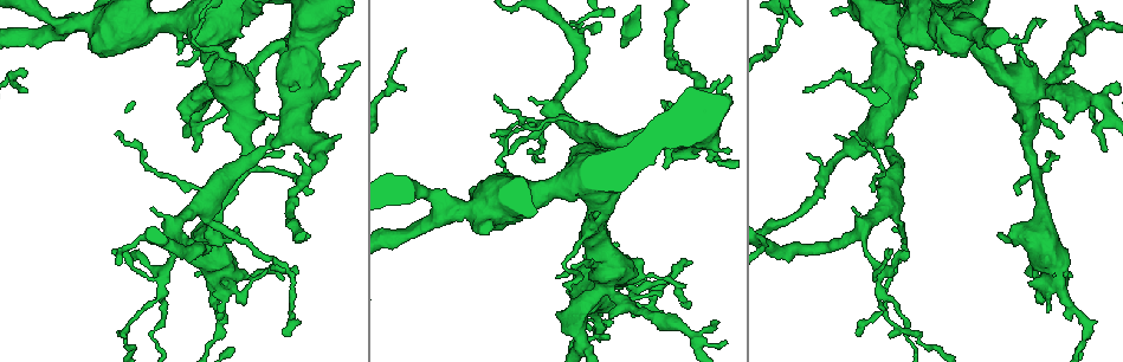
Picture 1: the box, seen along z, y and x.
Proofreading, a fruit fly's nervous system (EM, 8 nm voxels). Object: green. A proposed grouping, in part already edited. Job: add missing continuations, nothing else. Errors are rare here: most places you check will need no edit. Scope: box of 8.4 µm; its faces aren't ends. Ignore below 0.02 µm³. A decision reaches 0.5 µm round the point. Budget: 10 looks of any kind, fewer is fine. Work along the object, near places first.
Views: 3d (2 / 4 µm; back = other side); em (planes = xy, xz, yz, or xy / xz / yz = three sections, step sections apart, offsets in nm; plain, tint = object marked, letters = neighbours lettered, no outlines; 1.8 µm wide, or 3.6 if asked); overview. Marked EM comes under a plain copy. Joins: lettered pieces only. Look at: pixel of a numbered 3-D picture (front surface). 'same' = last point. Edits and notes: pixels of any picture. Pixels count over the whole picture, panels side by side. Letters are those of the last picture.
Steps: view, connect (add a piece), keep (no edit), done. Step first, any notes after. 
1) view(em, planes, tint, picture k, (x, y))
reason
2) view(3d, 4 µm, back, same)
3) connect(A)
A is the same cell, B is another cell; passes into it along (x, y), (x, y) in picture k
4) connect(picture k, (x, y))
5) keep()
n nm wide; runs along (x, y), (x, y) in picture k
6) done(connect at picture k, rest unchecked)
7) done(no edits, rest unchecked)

view(em, planes, tint, picture 1, (161, 295))
three arms meet

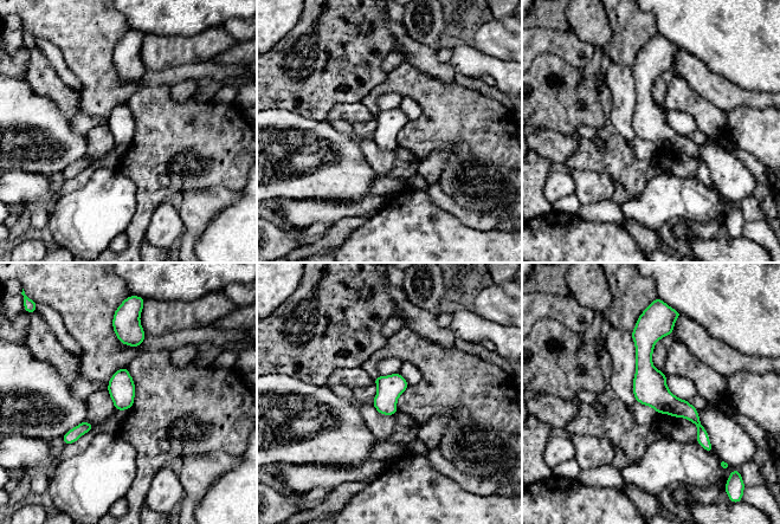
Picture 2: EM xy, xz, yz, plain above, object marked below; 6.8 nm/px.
view(em, planes, letters, same)
see the neighbours

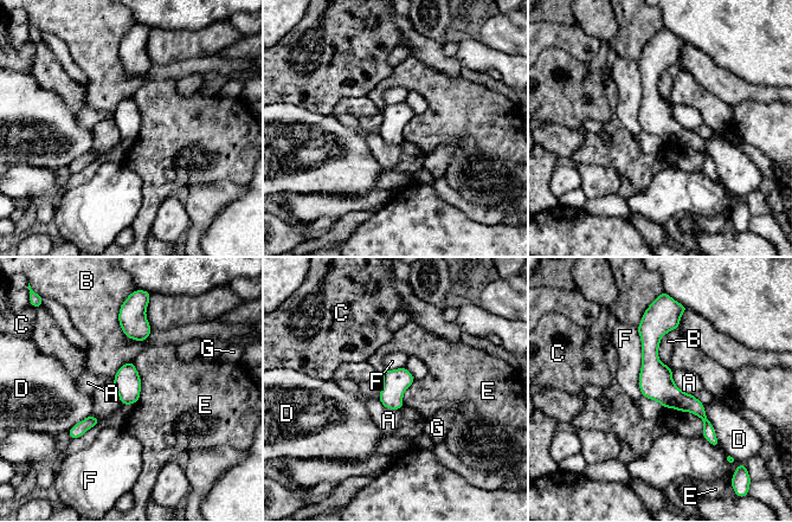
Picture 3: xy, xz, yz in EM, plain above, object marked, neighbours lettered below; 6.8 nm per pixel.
keep()
A, B, C, D, E, F and G are other cells; no lettered piece goes on from it

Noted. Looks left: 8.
view(3d, 4 µm, picture 1, (591, 283))
sudden change in width

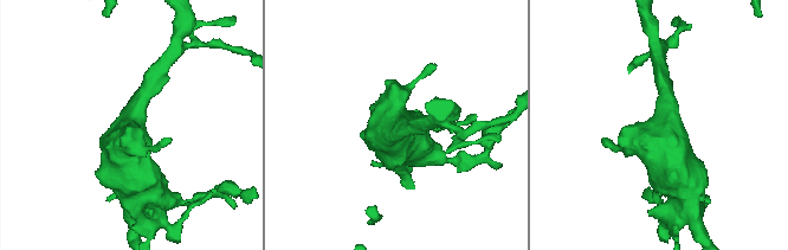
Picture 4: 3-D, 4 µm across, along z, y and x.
view(em, 3.6 µm, planes, letters, picture 4, (130, 122))

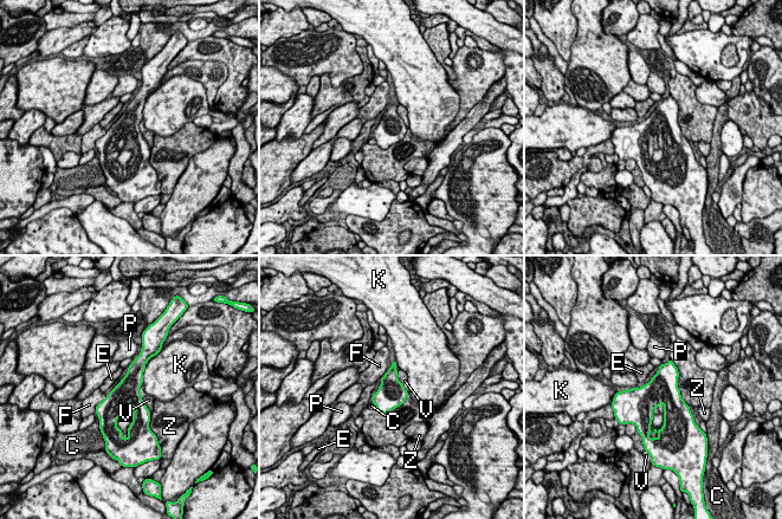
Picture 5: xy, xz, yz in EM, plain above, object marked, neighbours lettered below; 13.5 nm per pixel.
keep()
V touches over 420 nm; C, E, F, K, P, V and Z are other cells; border along (142, 383), (140, 395), (150, 412) in picture 5; none of them fits

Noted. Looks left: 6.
view(3d, 4 µm, picture 1, (1034, 84))
abrupt turn

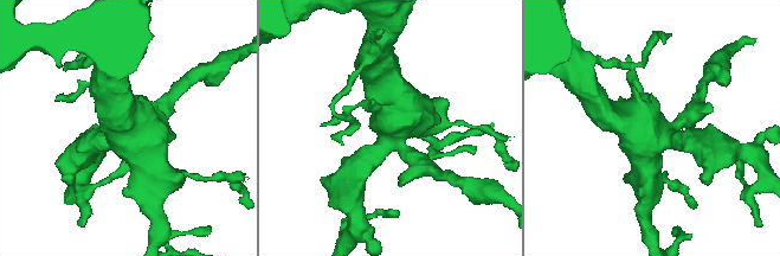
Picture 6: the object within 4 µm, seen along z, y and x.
view(em, planes, letters, picture 6, (657, 126))
need the tissue

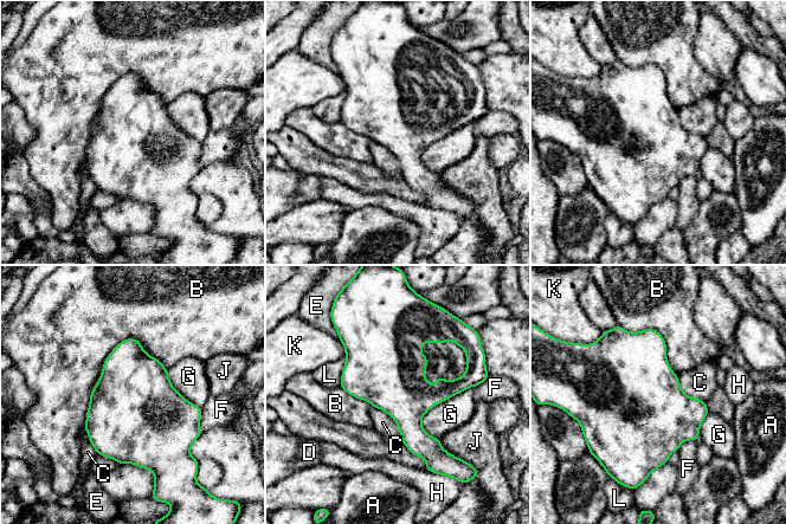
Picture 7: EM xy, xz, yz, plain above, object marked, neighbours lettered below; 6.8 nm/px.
keep()
460 nm wide; A, B, C, D, E, F, G, H, J, K and L are other cells; border along (372, 406), (395, 422), (403, 442) in picture 7; no lettered piece goes on from it

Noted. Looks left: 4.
view(3d, 2 µm, back, picture 1, (853, 208))
an open end

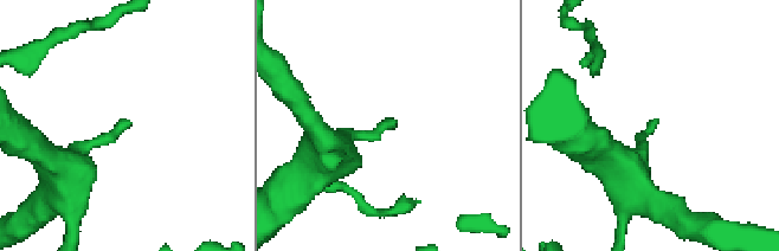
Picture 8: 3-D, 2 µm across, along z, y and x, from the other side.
view(em, yz, step 8, tint, picture 8, (657, 122))

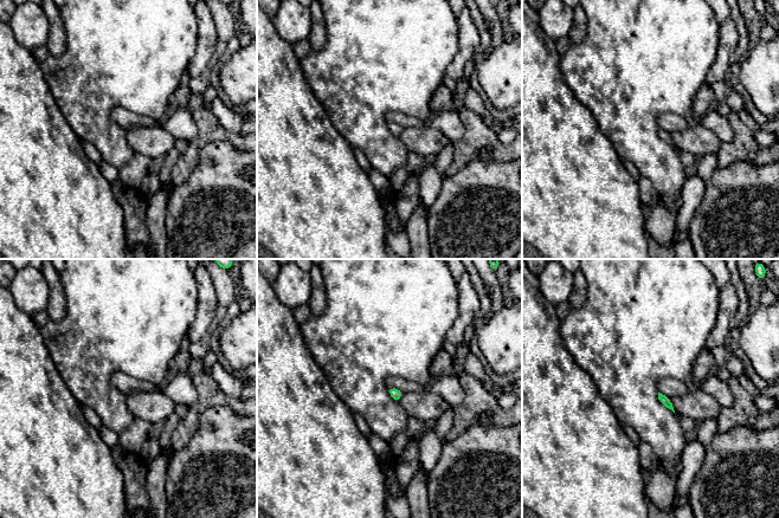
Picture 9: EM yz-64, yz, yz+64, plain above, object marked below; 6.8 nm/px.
view(em, planes, letters, same)
another direction

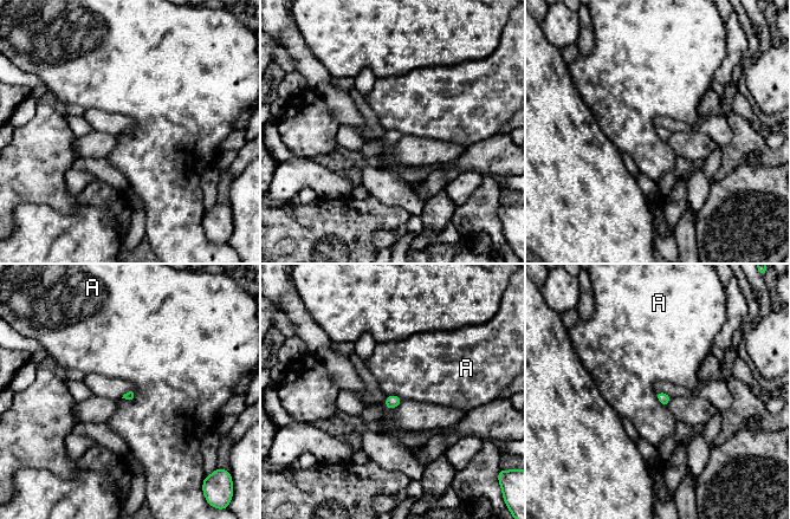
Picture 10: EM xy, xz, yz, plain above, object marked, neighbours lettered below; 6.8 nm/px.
keep()
A touches over 130 nm; A is another cell; no lettered piece goes on from it

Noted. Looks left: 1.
done(no edits, rest unchecked)

